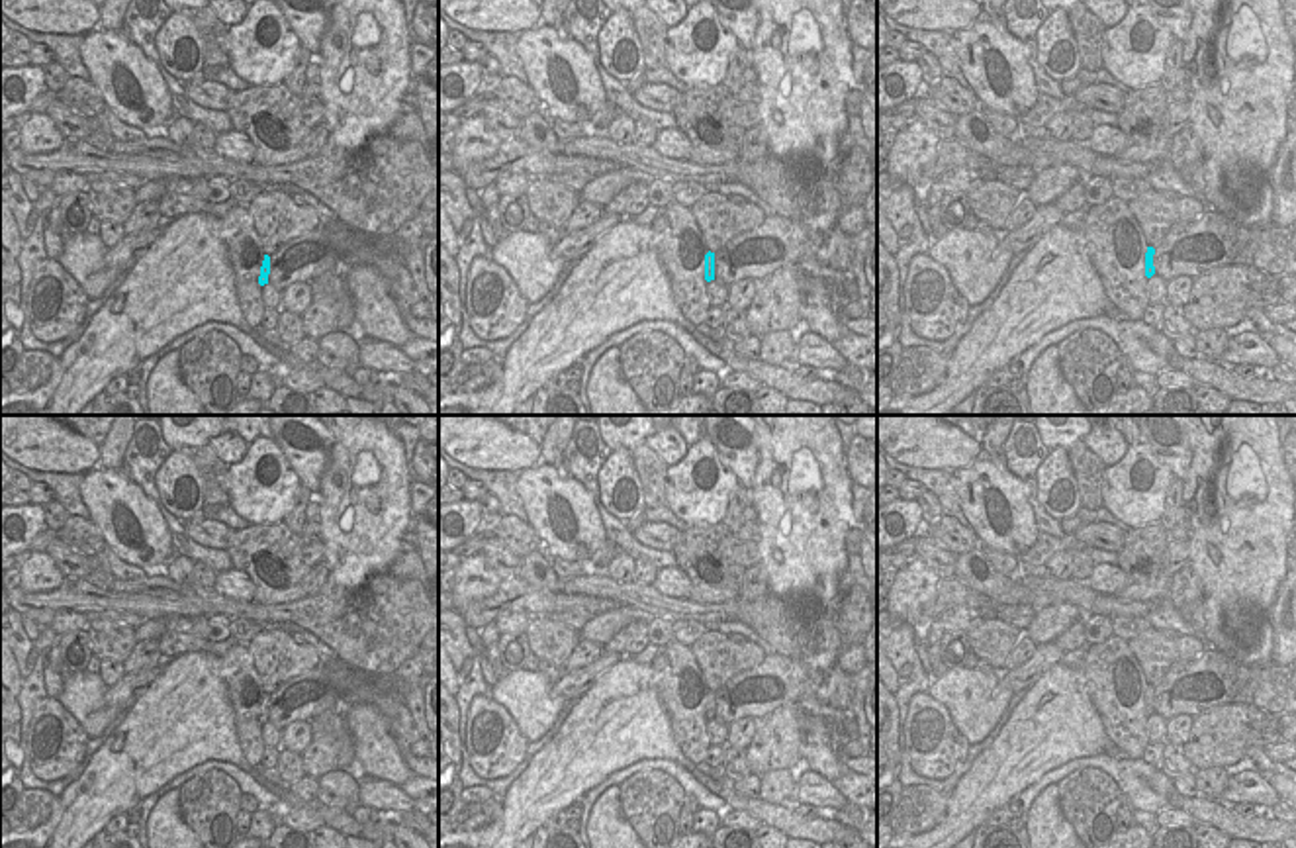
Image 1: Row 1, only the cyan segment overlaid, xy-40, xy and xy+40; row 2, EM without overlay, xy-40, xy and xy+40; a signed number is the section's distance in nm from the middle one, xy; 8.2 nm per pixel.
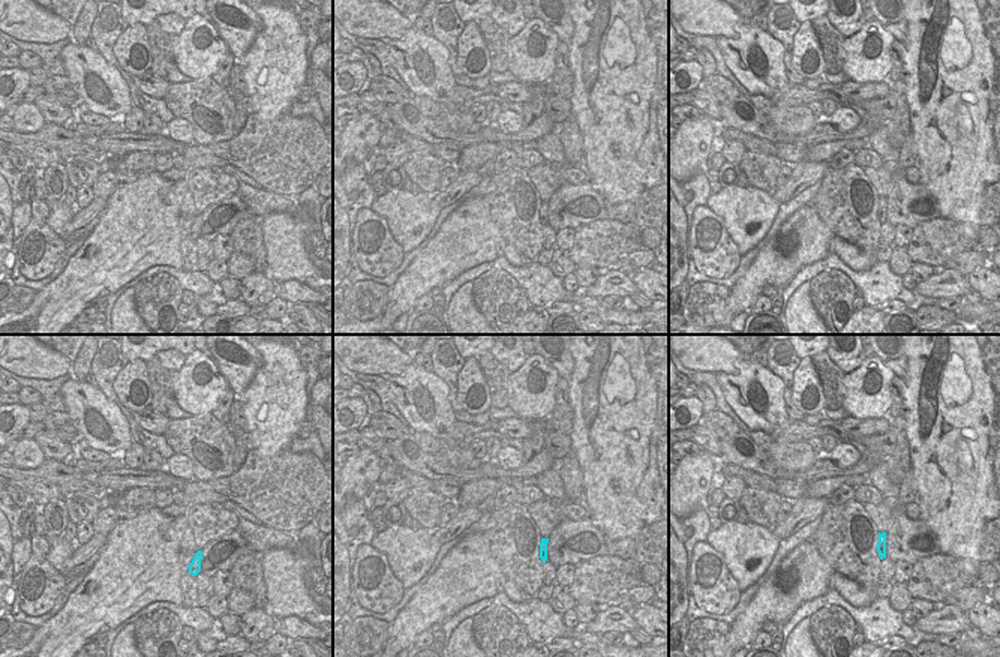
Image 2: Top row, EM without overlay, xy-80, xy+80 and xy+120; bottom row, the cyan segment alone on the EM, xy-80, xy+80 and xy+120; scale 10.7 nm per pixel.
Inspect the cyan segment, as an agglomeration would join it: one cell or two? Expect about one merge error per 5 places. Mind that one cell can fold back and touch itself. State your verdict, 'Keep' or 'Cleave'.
Keep.

